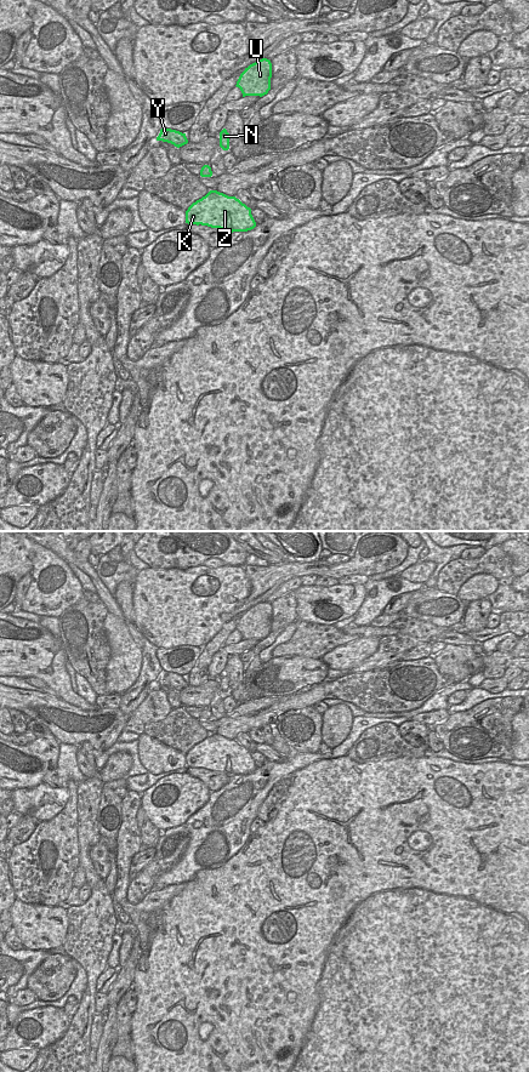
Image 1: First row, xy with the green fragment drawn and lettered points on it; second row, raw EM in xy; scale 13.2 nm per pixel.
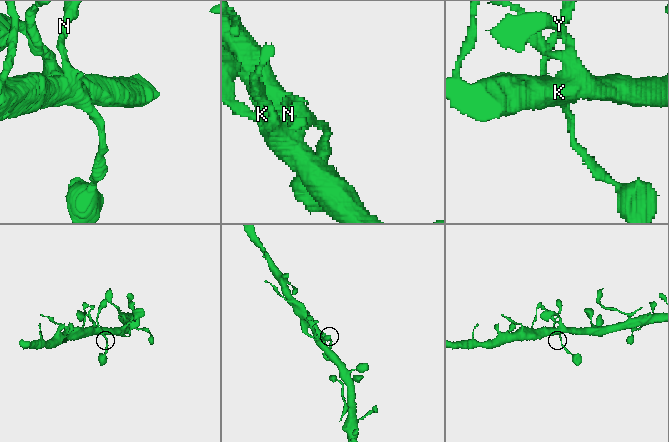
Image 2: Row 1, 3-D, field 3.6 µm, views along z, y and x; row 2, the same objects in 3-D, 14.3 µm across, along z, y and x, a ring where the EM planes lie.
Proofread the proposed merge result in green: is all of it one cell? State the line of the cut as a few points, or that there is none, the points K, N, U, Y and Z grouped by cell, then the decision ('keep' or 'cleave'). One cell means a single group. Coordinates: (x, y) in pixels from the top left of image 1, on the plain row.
no cut; K N U Y Z; keep

